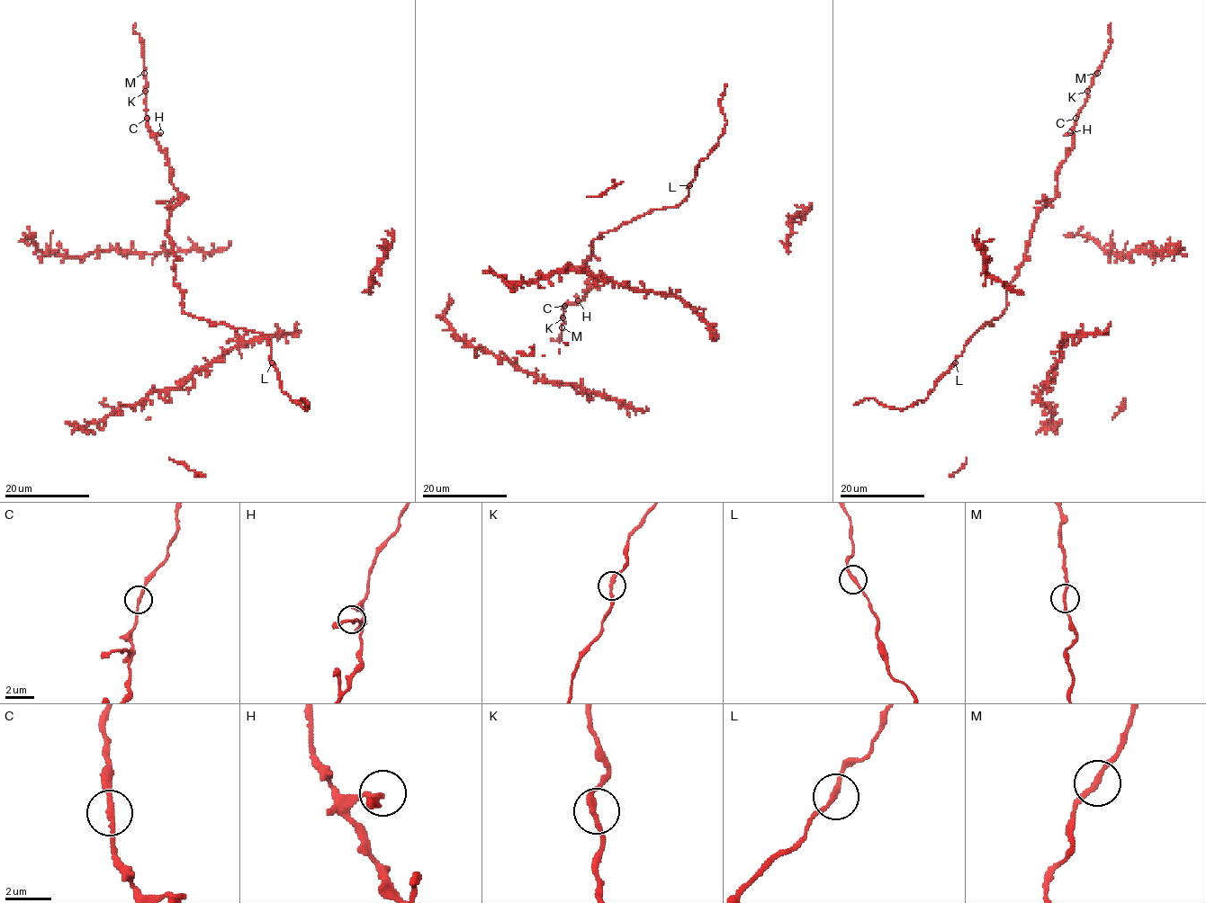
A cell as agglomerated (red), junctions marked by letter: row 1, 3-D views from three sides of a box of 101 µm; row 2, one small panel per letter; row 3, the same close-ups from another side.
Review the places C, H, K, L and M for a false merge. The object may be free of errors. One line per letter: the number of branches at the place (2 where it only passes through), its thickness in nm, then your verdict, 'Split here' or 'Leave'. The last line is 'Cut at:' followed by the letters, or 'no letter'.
C: Branches: 2. Thickness 200 nm. Leave
H: Branches: 2. Thickness 200 nm. Leave
K: Branches: 2. Thickness 220 nm. Leave
L: Branches: 2. Thickness 200 nm. Leave
M: Branches: 2. Thickness 200 nm. Leave
Cut at: no letter

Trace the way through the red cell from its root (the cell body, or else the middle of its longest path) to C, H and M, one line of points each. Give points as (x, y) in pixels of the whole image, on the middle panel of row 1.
C: (599, 237), (590, 241), (592, 254), (584, 263), (598, 278), (598, 285), (589, 286), (580, 300), (564, 306)
H: (599, 237), (590, 241), (592, 254), (584, 263), (598, 285), (571, 303), (578, 300)
M: (599, 237), (590, 241), (592, 254), (584, 263), (598, 285), (564, 308), (562, 327)

